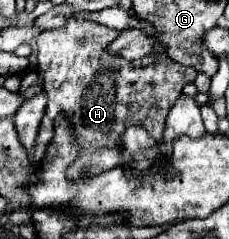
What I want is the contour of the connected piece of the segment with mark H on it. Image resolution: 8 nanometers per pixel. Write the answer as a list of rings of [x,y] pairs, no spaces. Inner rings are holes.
[[[69,19],[59,29],[43,31],[37,37],[39,63],[37,69],[43,77],[43,93],[47,95],[45,115],[37,133],[33,161],[39,163],[53,139],[55,123],[65,119],[77,131],[77,141],[83,145],[81,161],[85,171],[99,173],[109,167],[119,167],[125,163],[121,157],[121,145],[117,139],[125,131],[127,123],[141,123],[157,143],[163,139],[165,117],[169,107],[173,107],[185,83],[195,81],[195,71],[183,67],[165,55],[153,61],[145,69],[135,69],[133,73],[103,73],[103,49],[119,35],[115,29],[107,29],[97,23],[83,23]]]

